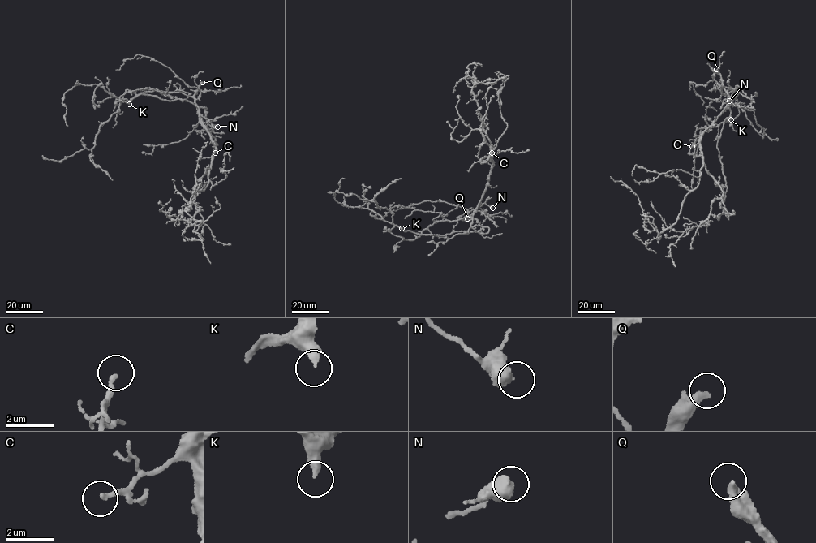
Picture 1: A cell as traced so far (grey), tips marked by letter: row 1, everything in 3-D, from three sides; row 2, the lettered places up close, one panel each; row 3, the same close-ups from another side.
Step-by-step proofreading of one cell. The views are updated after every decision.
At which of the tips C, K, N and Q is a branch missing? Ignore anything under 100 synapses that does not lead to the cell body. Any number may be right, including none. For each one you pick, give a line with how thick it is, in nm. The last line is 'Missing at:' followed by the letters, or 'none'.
Q: 360 nm
Missing at: Q

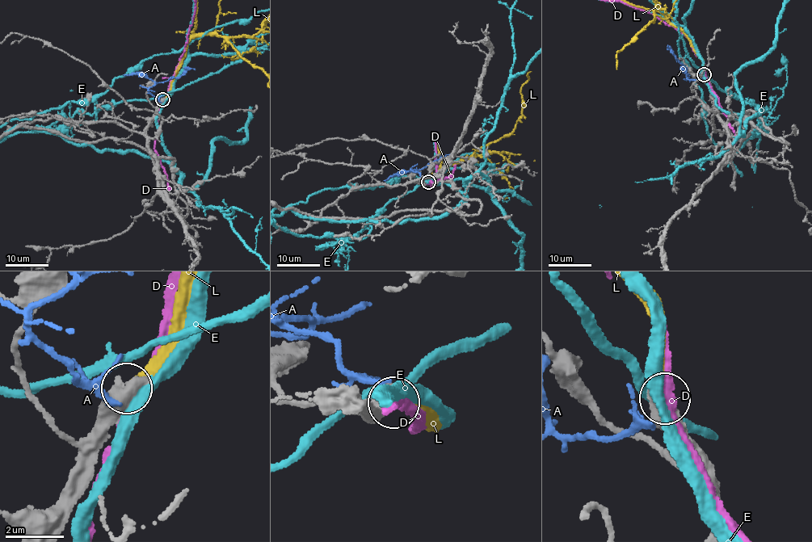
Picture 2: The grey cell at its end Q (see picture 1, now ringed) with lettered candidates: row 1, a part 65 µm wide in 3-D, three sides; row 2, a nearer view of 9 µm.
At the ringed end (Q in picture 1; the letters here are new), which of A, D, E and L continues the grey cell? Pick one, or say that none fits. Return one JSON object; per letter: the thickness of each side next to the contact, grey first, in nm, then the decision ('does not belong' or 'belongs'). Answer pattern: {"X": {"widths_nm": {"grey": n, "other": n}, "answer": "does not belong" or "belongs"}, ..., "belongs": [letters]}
{"A": {"widths_nm": {"grey": 550, "other": 170}, "answer": "does not belong"}, "D": {"widths_nm": {"grey": 800, "other": 260}, "answer": "does not belong"}, "E": {"widths_nm": {"grey": 750, "other": 360}, "answer": "does not belong"}, "L": {"widths_nm": {"grey": 650, "other": 320}, "answer": "belongs"}, "belongs": ["L"]}

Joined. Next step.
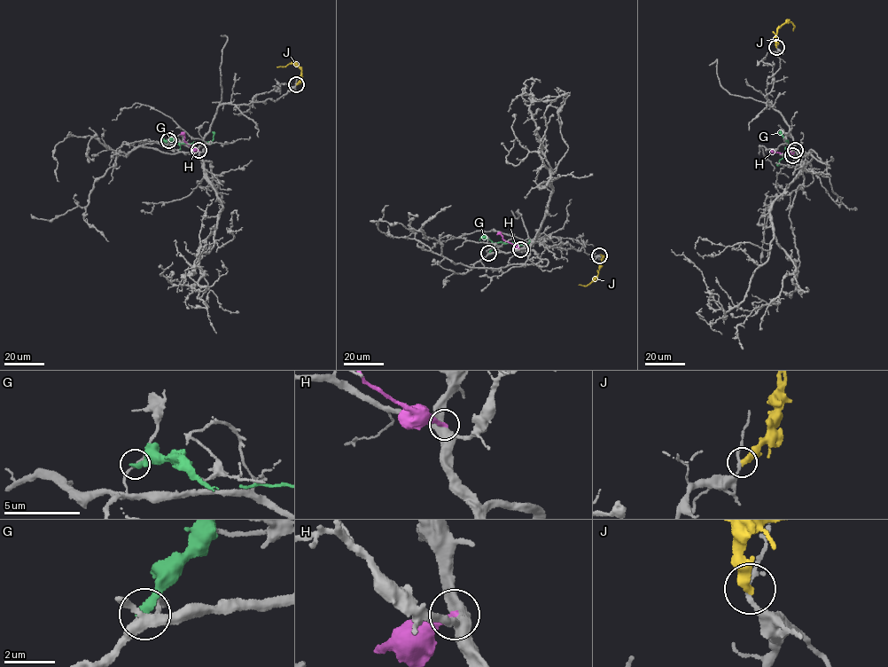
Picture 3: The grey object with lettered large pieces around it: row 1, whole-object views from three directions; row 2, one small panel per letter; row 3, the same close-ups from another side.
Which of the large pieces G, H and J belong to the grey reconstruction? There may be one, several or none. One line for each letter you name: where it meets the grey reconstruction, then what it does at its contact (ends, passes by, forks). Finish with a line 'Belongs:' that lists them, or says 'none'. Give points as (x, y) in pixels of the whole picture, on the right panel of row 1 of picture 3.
Belongs: none

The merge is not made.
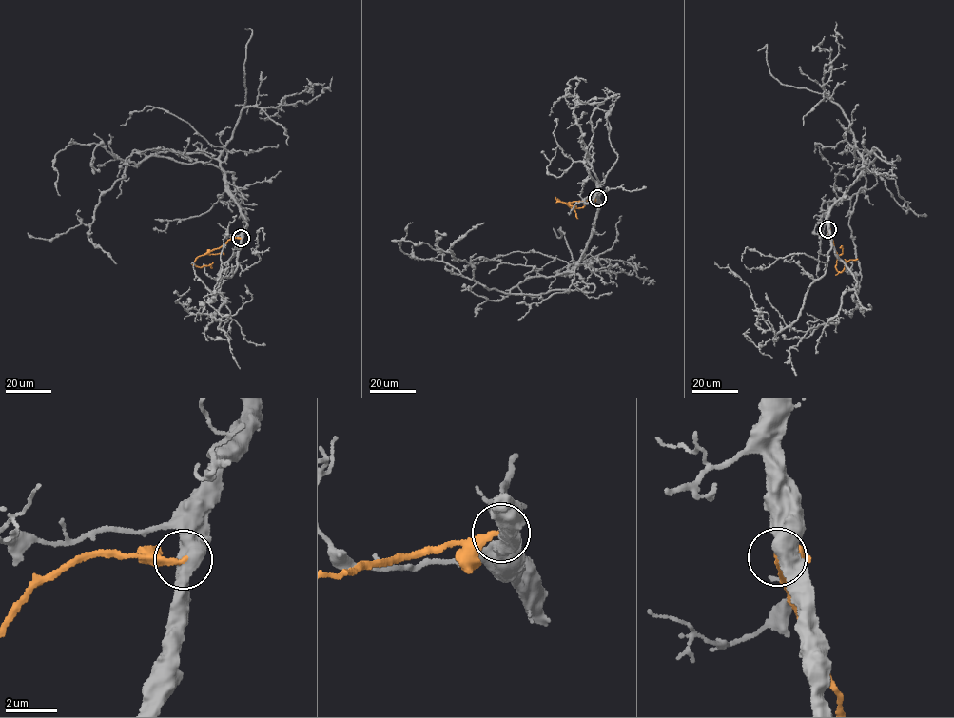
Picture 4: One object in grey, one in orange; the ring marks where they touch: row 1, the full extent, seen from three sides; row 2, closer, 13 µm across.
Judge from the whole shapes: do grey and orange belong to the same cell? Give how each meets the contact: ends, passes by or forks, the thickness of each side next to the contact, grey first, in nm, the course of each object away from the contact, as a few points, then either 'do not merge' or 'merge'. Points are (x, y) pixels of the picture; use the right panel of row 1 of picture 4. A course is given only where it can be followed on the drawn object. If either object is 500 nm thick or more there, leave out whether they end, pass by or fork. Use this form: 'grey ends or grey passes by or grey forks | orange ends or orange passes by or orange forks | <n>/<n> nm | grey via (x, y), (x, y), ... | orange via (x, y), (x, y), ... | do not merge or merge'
550/240 nm | grey via (827, 229), (830, 206), (862, 169), (857, 148), (877, 184), (859, 191), (848, 222), (860, 270), (848, 315) | orange via (827, 229), (837, 257), (837, 270), (843, 271), (849, 260), (858, 259) | do not merge

